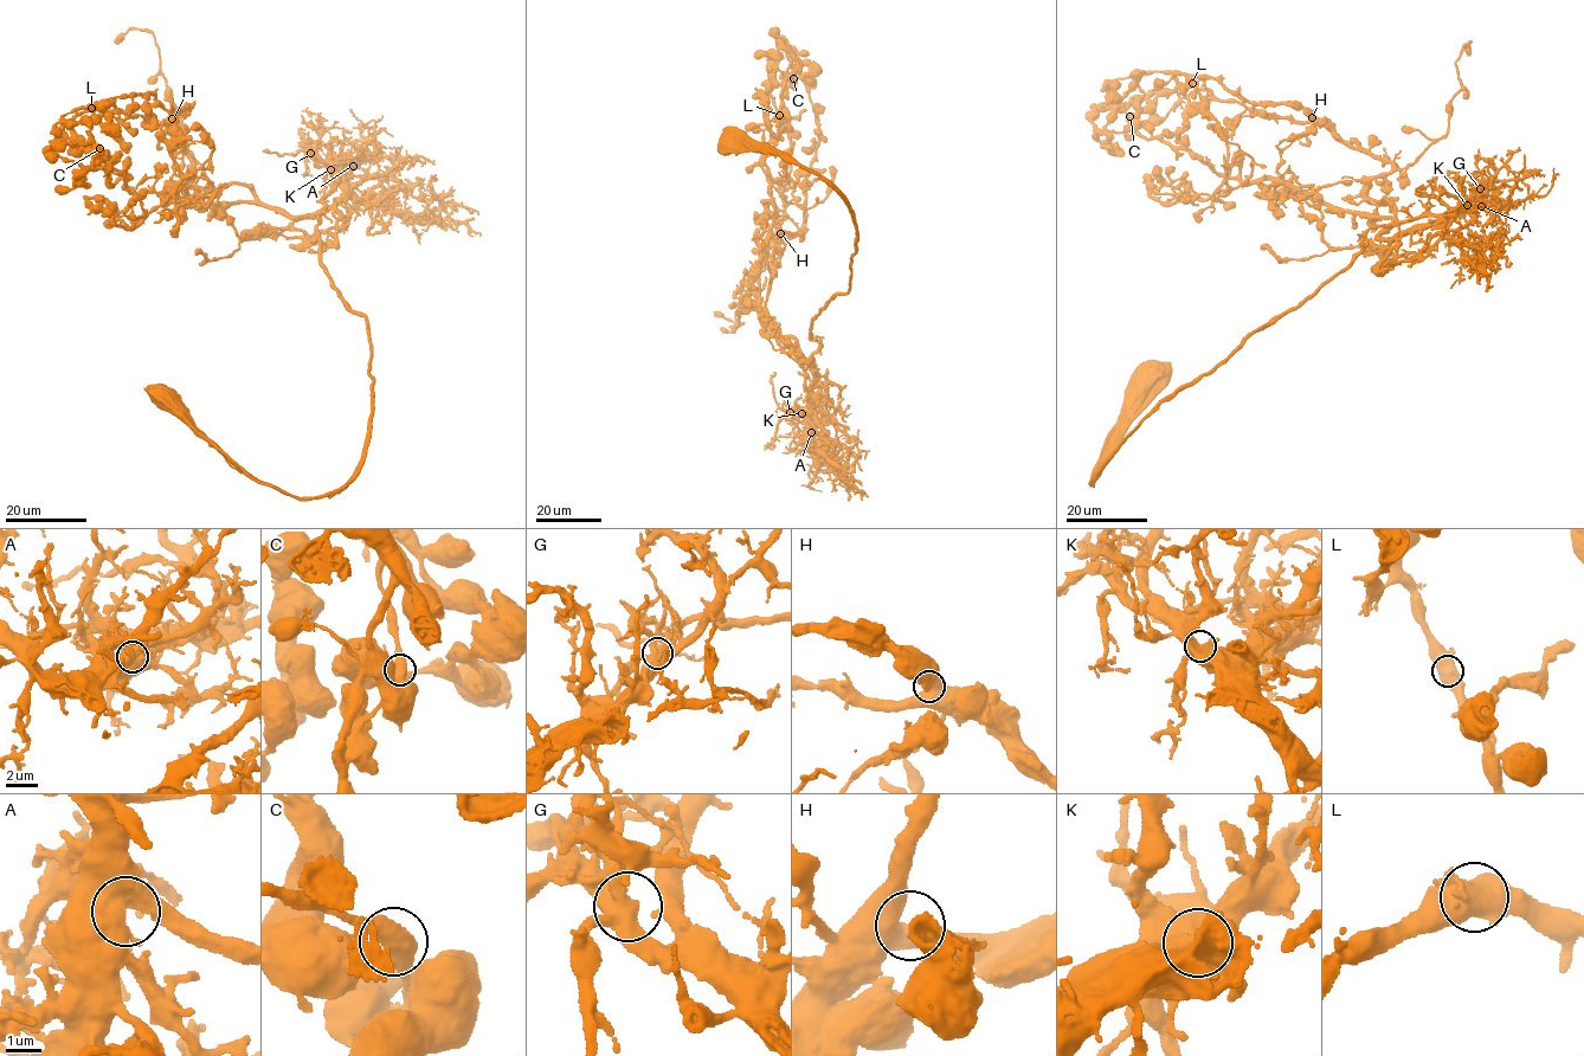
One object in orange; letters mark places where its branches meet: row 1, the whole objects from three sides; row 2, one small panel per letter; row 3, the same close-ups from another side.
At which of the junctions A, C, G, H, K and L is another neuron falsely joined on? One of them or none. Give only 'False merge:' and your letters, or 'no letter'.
False merge: no letter

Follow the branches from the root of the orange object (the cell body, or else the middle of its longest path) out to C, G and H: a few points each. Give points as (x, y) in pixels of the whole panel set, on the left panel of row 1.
C: (163, 398), (261, 482), (343, 484), (374, 407), (316, 229), (346, 194), (239, 239), (100, 148)
G: (163, 398), (294, 496), (352, 475), (372, 352), (321, 262), (319, 199), (337, 184), (310, 153)
H: (163, 398), (303, 497), (349, 478), (374, 407), (316, 229), (341, 186), (294, 217), (197, 188), (172, 118)

